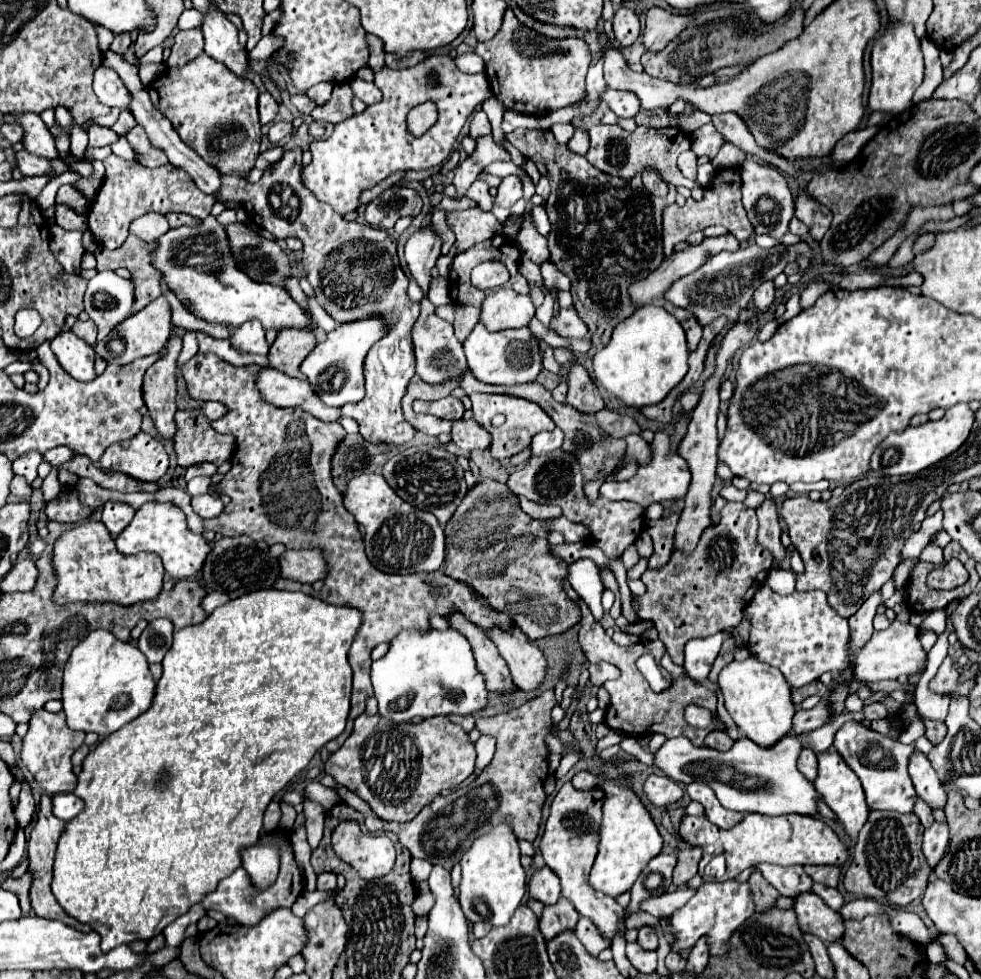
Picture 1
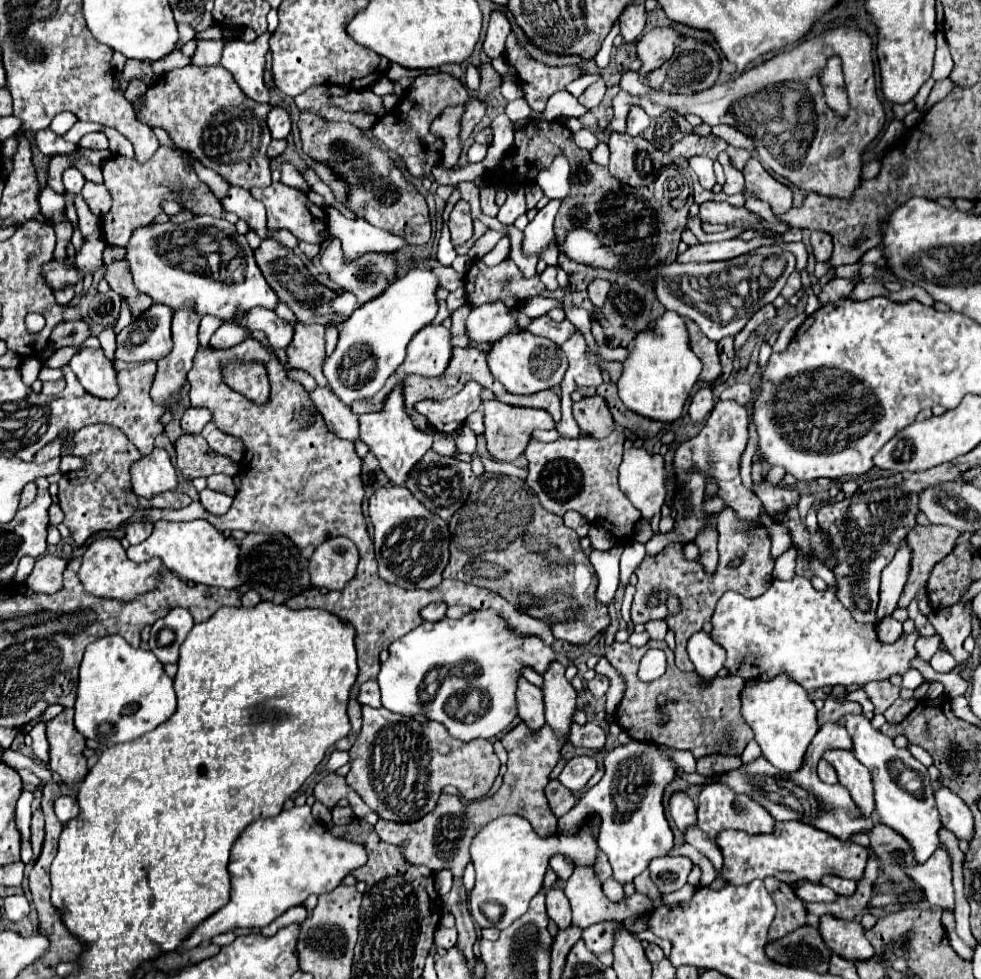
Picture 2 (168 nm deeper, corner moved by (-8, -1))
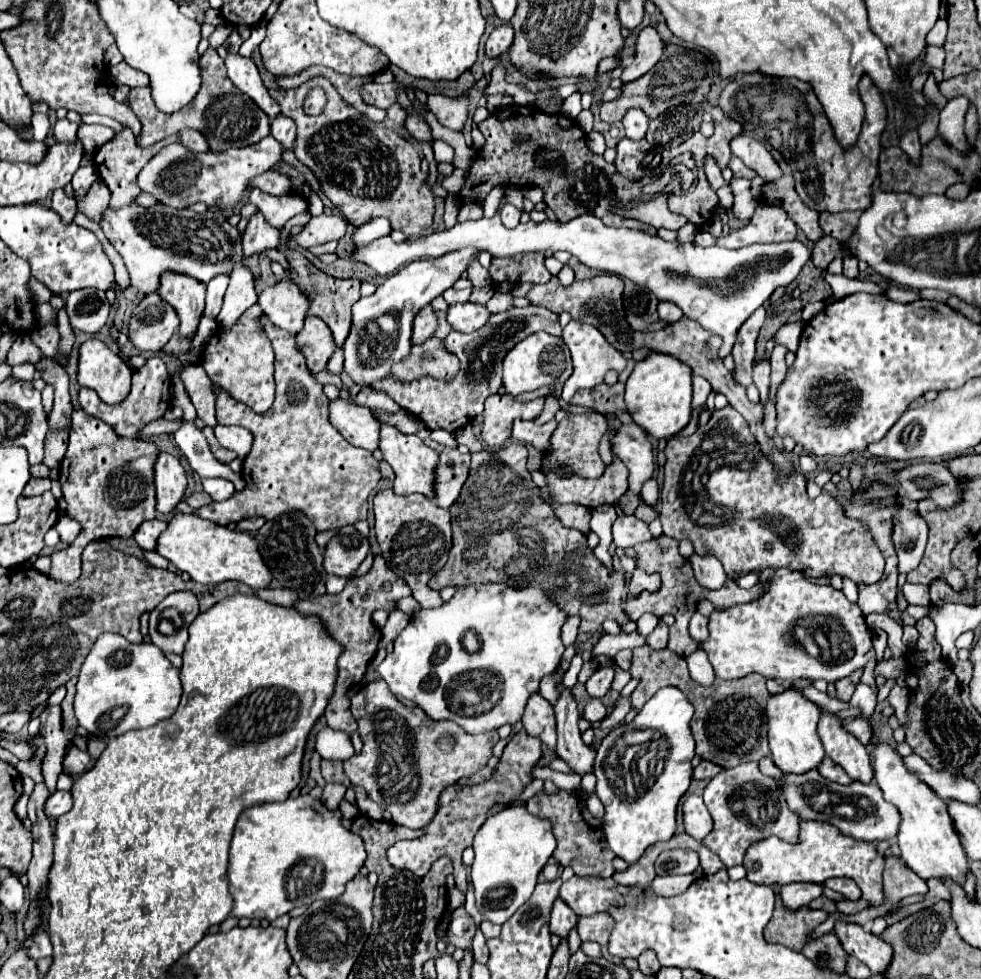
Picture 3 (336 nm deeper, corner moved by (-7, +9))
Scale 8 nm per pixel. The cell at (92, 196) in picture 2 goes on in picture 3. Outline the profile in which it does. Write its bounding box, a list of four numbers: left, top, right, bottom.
[78,180,110,224]

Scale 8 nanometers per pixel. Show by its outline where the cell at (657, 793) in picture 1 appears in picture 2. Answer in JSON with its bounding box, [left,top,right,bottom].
[669,792,697,832]

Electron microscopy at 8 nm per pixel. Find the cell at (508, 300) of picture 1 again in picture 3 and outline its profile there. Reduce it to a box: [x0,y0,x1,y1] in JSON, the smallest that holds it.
[446,302,490,334]

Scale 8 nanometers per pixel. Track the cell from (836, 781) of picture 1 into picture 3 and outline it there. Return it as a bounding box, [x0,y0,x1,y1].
[820,708,874,784]

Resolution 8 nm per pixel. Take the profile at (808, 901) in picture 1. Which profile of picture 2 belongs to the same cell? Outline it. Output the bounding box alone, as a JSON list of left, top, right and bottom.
[819,914,873,960]

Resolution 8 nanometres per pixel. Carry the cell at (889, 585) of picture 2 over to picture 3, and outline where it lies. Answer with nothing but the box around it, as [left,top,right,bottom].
[892,508,928,572]

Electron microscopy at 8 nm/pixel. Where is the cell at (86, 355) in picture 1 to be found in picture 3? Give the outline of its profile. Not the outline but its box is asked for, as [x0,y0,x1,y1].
[78,340,132,404]

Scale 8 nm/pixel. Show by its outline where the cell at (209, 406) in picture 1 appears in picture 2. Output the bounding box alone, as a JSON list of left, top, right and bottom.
[181,408,211,434]

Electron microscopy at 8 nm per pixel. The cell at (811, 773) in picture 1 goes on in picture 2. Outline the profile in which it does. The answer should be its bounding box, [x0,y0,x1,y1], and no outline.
[817,760,837,784]

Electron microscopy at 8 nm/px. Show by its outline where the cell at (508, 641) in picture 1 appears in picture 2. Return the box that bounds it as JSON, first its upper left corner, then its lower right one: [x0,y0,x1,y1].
[543,662,575,736]

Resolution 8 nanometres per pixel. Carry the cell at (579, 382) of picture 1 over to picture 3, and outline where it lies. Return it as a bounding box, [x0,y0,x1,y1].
[544,412,608,478]

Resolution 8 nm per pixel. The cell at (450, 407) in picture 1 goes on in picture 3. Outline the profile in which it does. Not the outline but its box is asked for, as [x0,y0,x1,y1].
[370,306,562,432]

